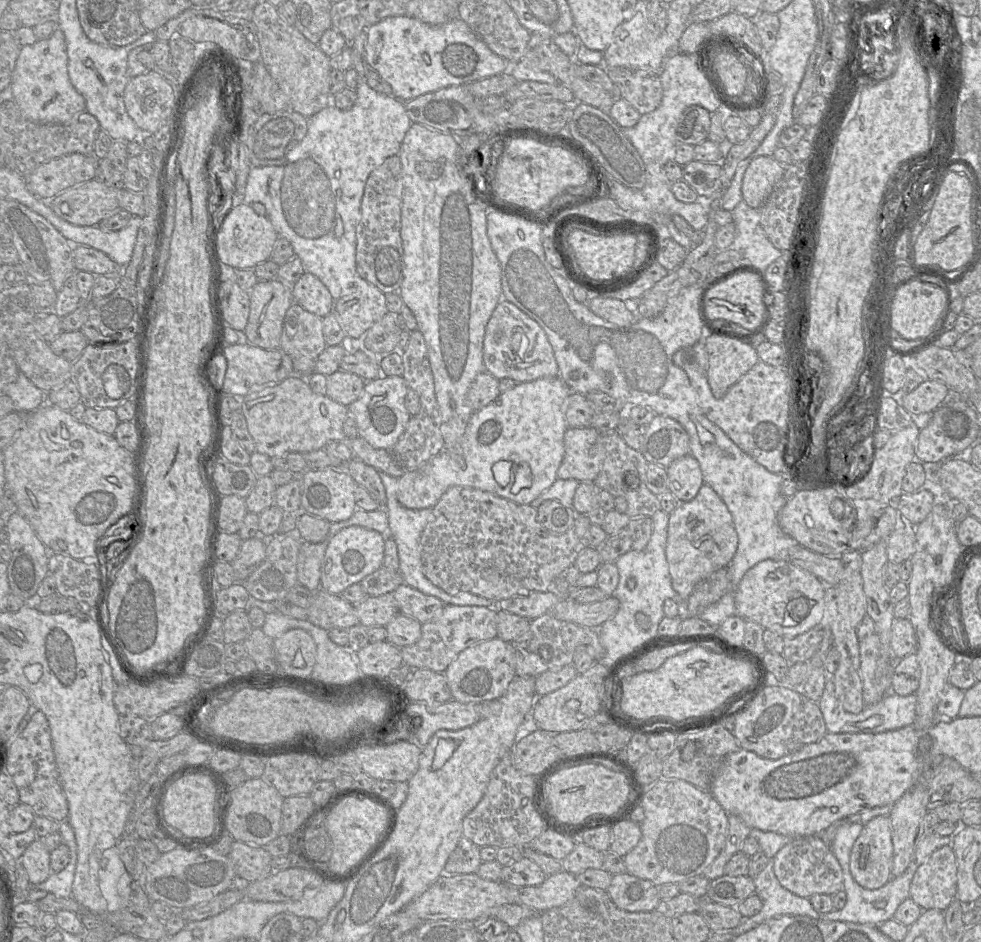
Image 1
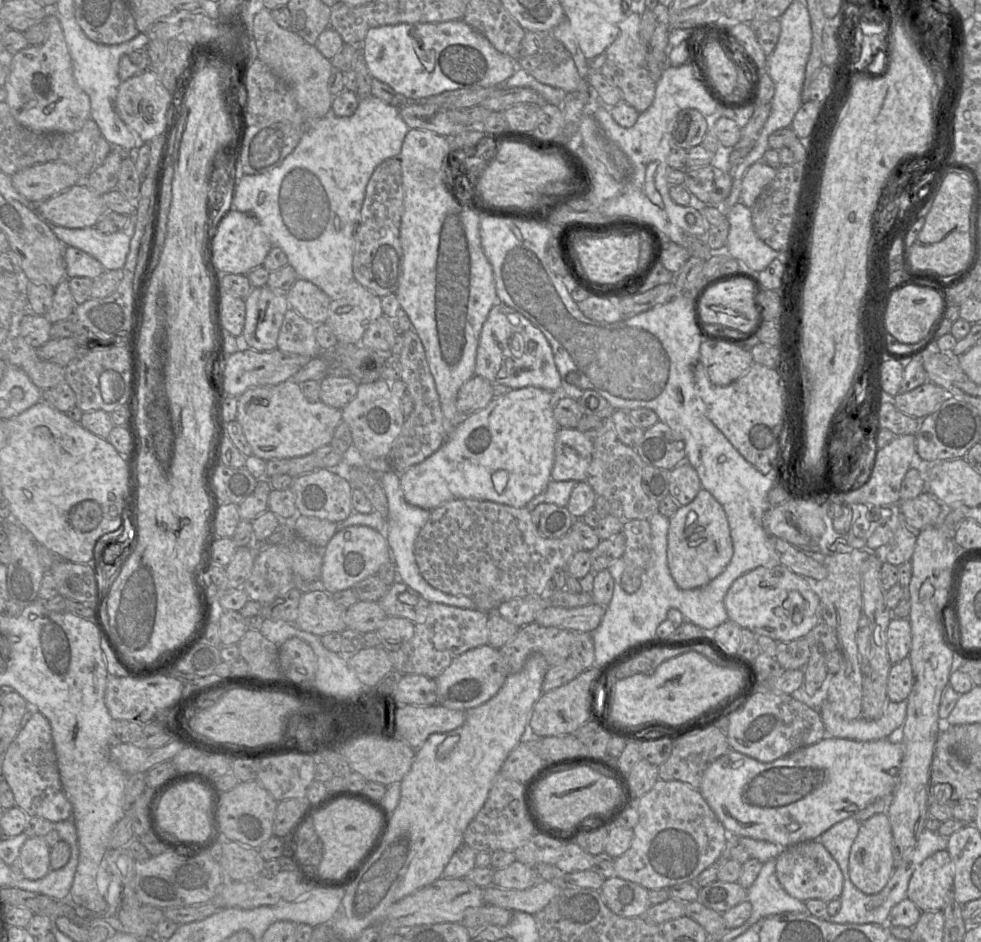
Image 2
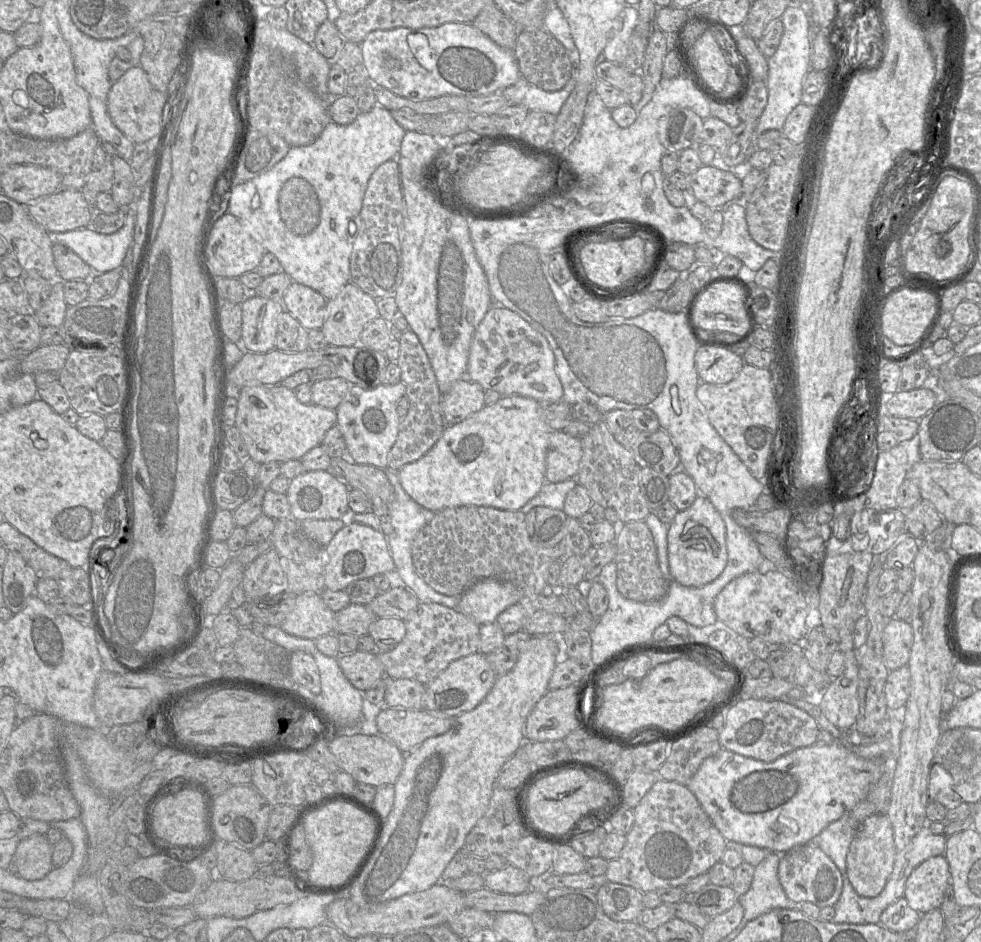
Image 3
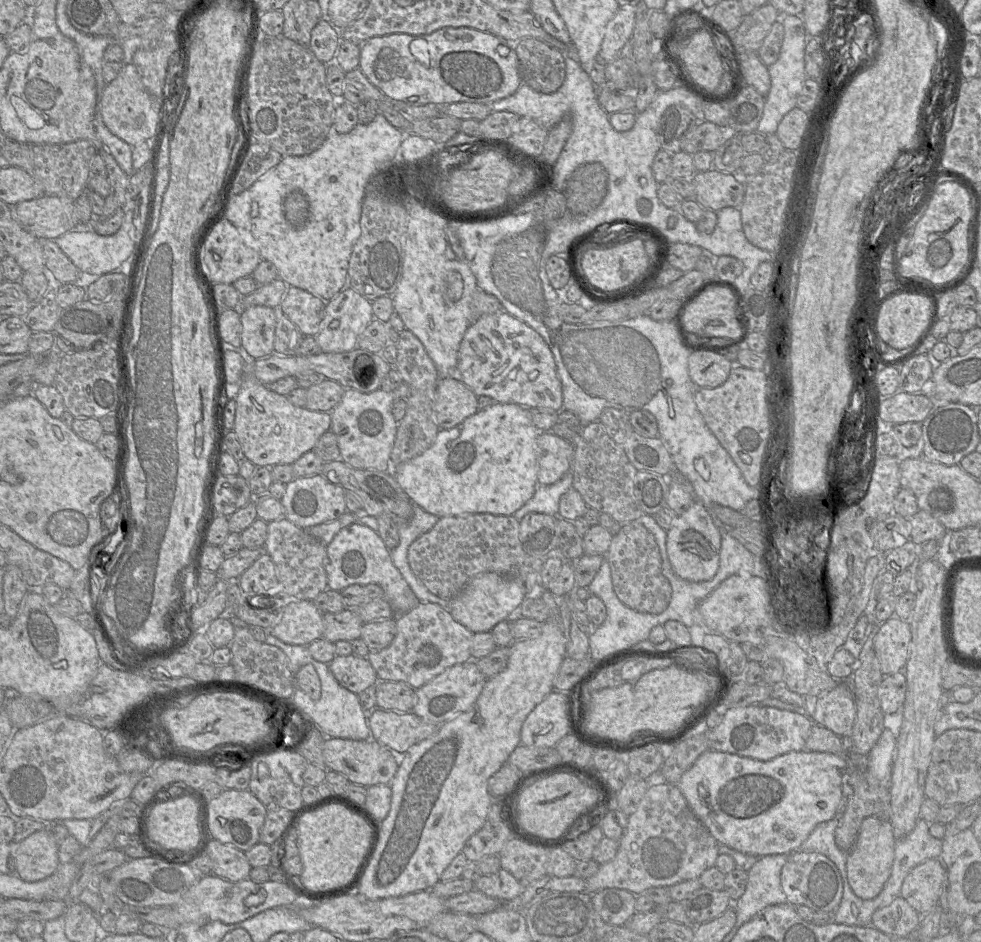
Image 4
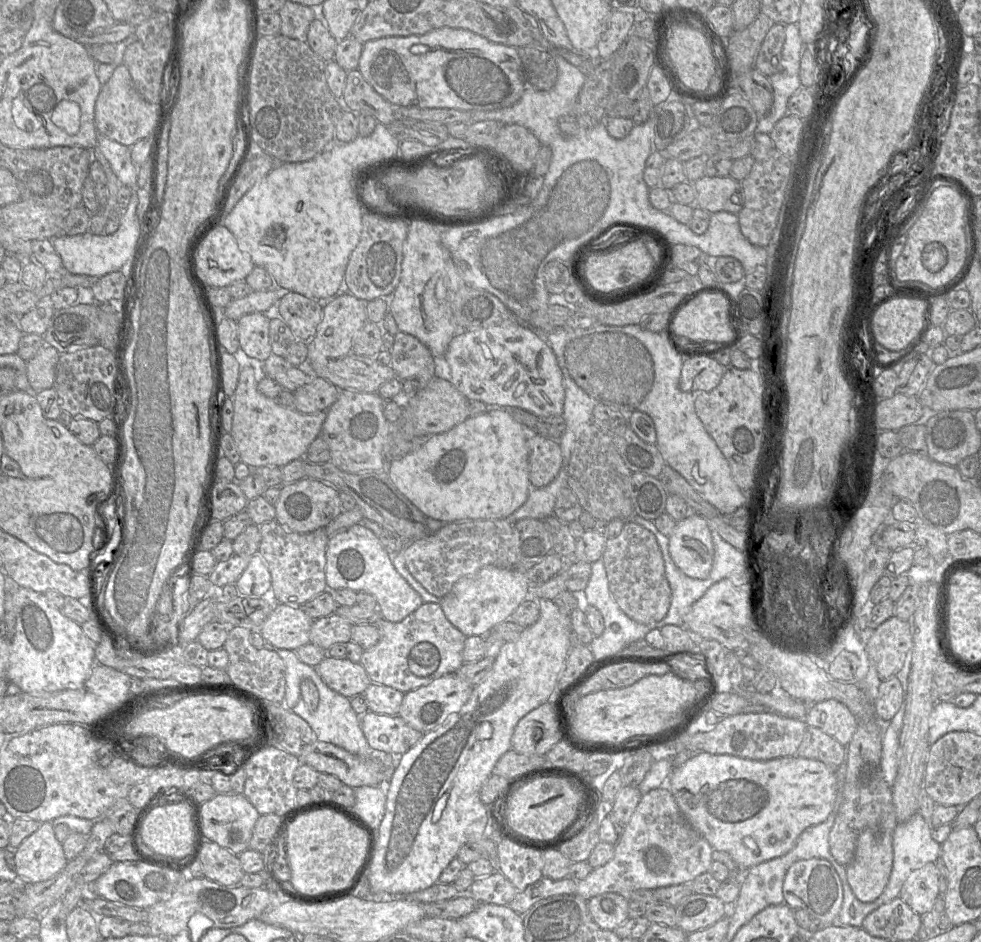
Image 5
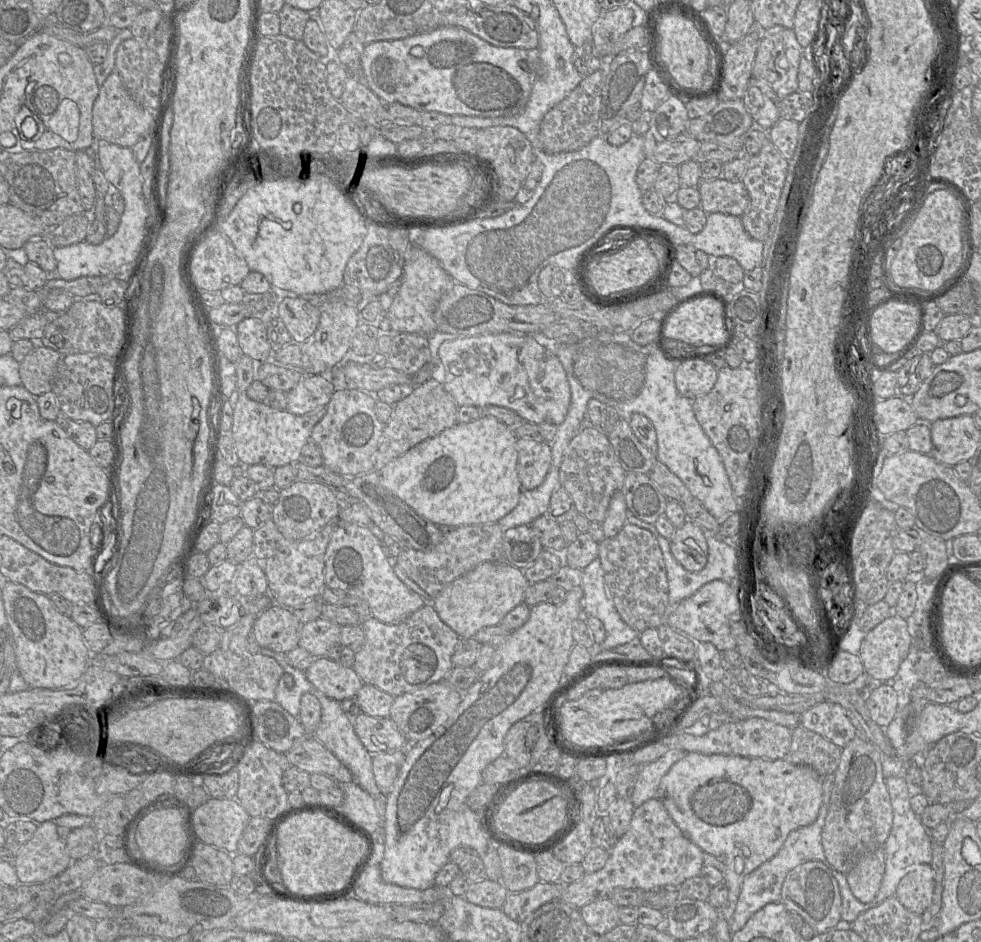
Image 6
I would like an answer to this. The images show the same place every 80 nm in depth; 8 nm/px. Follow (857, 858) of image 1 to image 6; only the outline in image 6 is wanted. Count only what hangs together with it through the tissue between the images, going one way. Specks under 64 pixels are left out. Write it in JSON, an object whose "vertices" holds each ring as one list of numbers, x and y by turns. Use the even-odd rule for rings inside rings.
{"vertices":[[883,847,865,855,847,873,851,892,861,903,874,900,881,887,885,871,885,852]]}

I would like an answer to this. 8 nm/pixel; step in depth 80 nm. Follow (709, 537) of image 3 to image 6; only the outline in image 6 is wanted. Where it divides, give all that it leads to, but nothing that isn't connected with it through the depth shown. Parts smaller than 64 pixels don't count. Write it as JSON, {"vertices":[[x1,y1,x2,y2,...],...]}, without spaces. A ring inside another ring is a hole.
{"vertices":[[690,521,675,530,670,539,670,549,674,558,689,572,699,572,707,564,705,532]]}

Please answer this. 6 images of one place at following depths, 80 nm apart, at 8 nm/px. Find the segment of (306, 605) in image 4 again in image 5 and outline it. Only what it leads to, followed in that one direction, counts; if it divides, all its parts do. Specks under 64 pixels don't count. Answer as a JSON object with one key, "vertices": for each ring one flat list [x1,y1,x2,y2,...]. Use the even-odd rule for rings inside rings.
{"vertices":[[275,604,259,632,273,646,295,650,310,643,309,634,313,621,300,606]]}

